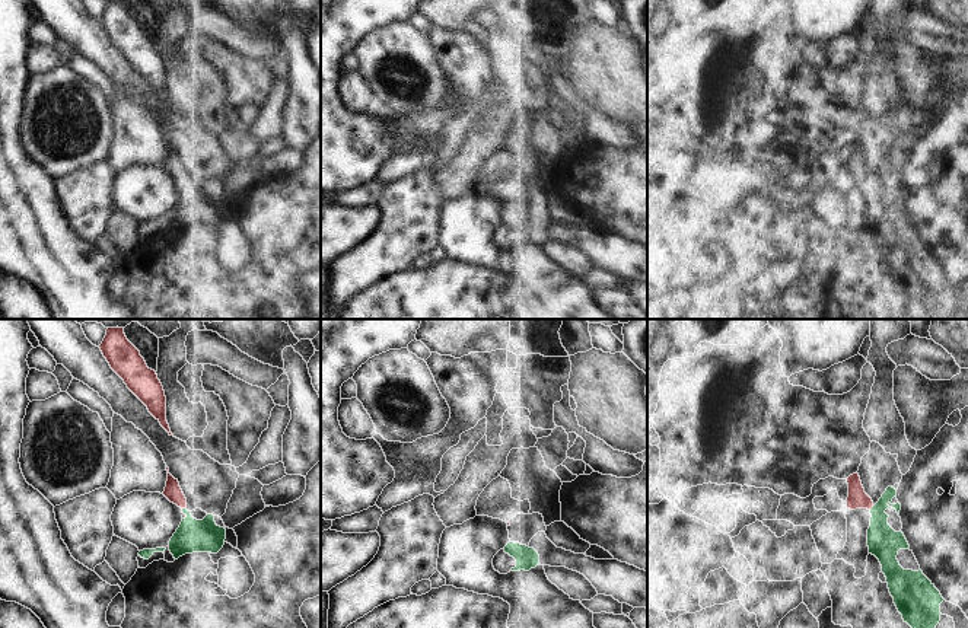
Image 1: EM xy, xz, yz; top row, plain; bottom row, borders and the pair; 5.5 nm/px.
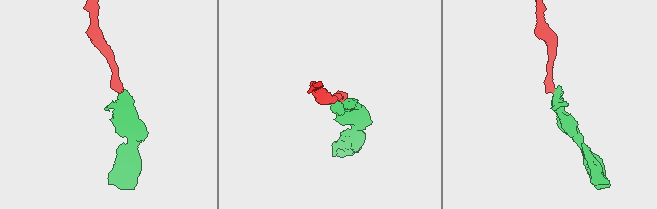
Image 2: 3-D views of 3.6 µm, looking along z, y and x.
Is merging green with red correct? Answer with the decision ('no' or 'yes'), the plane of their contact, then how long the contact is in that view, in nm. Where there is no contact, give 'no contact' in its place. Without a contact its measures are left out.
yes | xy | 30 nm

